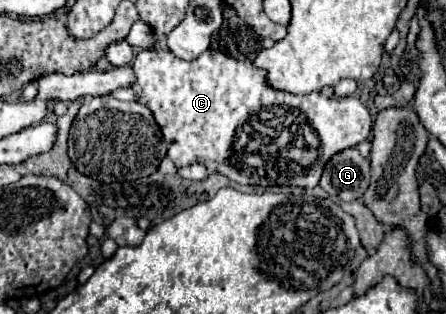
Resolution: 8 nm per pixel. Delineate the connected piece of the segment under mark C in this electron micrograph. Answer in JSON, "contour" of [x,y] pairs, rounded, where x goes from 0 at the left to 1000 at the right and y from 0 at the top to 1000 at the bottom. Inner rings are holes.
{"contour":[[[377,156],[314,162],[296,213],[305,232],[296,283],[305,290],[309,322],[345,360],[368,455],[377,462],[377,500],[399,538],[453,519],[471,545],[489,545],[538,589],[592,602],[614,589],[704,602],[722,564],[726,525],[735,525],[753,487],[803,468],[834,417],[830,354],[803,309],[726,309],[717,290],[655,303],[646,290],[610,283],[592,245],[592,220],[574,220],[565,194],[529,194],[480,156],[466,156],[435,194],[408,194]],[[650,398],[668,398],[668,436],[646,462],[628,430],[637,411],[650,411]]]}

